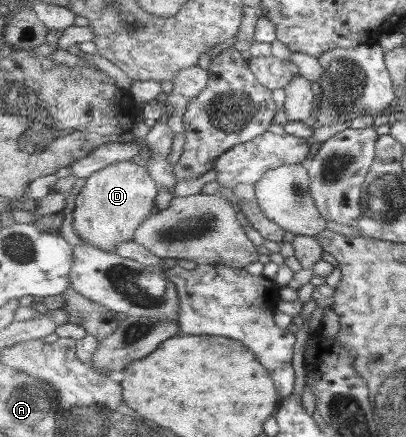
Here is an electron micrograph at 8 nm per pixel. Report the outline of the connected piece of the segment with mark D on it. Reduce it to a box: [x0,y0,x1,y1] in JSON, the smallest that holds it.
[72,161,160,252]

